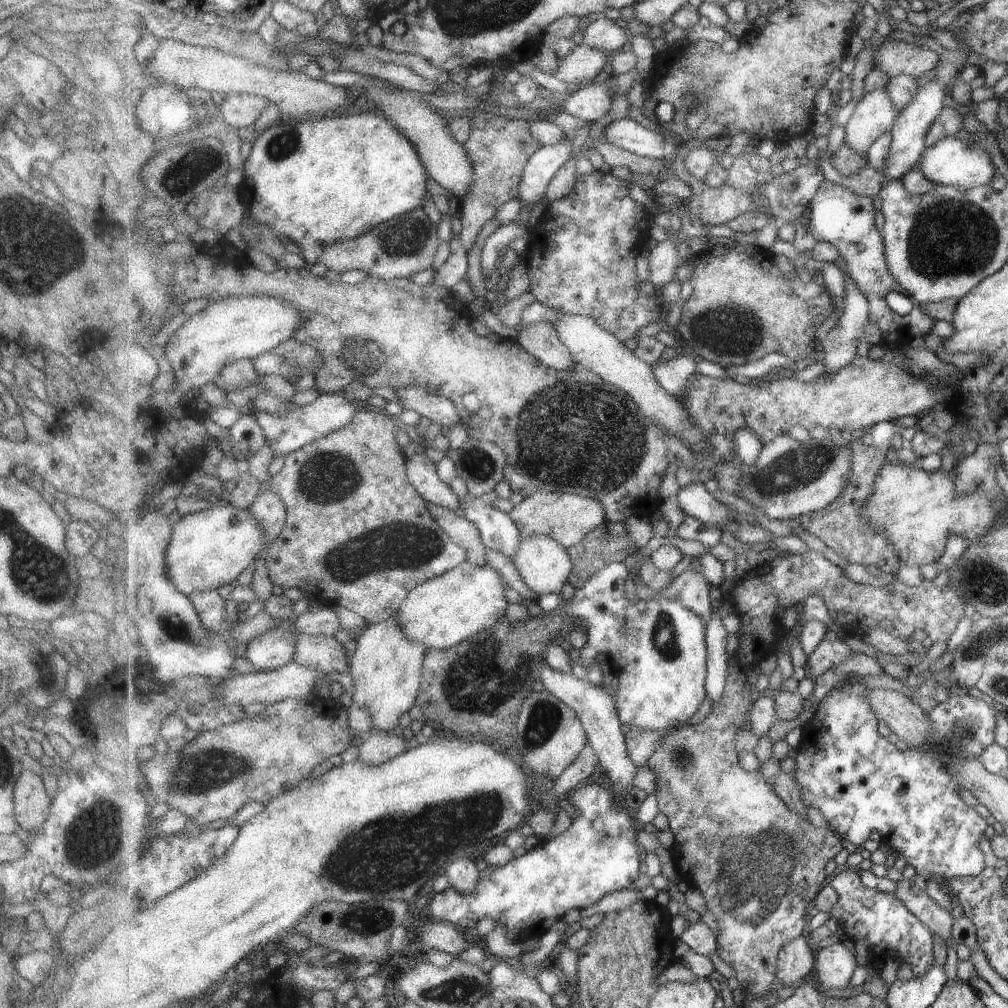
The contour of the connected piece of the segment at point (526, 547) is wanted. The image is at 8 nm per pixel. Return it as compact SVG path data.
M538 534L530 537L523 536L515 563L520 574L539 595L556 593L567 595L570 592L568 580L574 572L574 560L570 557L570 552L568 552L566 546L555 538Z

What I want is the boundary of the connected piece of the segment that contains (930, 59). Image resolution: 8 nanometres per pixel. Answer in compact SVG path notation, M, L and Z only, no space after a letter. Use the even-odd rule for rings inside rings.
M889 38L877 50L874 60L873 68L882 69L892 79L900 75L924 76L941 64L938 52Z

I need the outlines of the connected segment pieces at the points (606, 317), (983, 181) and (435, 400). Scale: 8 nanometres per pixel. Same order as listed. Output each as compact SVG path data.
M599 170L596 174L582 175L581 179L576 185L575 191L570 194L570 196L565 196L562 200L556 201L550 208L546 209L545 215L543 216L543 221L534 228L533 240L528 246L528 251L525 254L527 264L530 268L530 291L536 296L537 300L546 304L548 307L555 309L558 312L568 313L571 315L582 315L583 317L590 317L596 319L605 329L612 331L621 341L630 340L630 338L636 339L636 334L648 326L648 324L656 322L663 323L664 313L662 308L660 308L660 294L640 294L638 290L638 283L640 278L638 277L638 270L636 269L636 260L640 256L640 250L646 248L648 240L651 238L650 229L648 228L648 216L644 212L644 206L640 202L636 202L632 198L632 192L630 192L630 184L634 183L641 187L645 192L646 190L653 189L656 186L657 181L667 180L667 175L634 175L635 181L625 182L620 178L616 178L611 172L605 174L603 171Z
M954 136L940 140L938 144L928 147L920 159L918 168L932 182L939 185L956 185L965 189L990 185L998 172L992 156L987 151L980 150L973 141L959 140Z
M404 387L396 389L401 396L401 402L408 410L417 411L422 417L426 416L436 425L443 428L466 424L457 404L448 397L439 397L435 393L428 392L419 387Z

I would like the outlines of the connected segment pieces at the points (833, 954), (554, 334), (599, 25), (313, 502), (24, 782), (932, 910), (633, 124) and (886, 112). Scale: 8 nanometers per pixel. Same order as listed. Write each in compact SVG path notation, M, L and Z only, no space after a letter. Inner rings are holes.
M842 941L817 952L815 975L823 990L838 990L850 986L858 968L856 952L851 942Z
M540 321L536 324L519 326L517 329L518 339L524 348L544 364L569 371L580 366L571 353L571 348L552 323Z
M600 16L598 20L590 24L579 40L591 47L607 51L609 54L615 54L628 44L630 38L626 29L622 28L618 22Z
M362 407L361 411L358 411L357 415L345 427L335 430L328 436L313 440L310 444L299 448L286 458L283 469L274 475L270 481L273 486L272 490L279 494L286 503L289 514L284 532L268 550L268 568L275 584L279 584L283 588L299 588L308 594L312 602L320 606L345 606L367 619L371 625L375 625L398 614L410 592L418 585L445 575L447 572L458 568L459 564L468 561L469 554L466 547L452 540L444 527L434 520L428 504L424 504L425 497L422 496L417 485L410 480L409 468L407 467L408 458L402 451L402 446L398 444L398 429L400 426L401 423L398 418L388 413L374 412L374 410L367 410Z
M22 771L14 783L13 805L15 810L15 819L19 826L29 831L36 830L48 818L51 798L46 794L42 776L39 771Z
M902 879L897 883L897 891L894 893L900 897L909 909L932 929L936 937L944 939L950 946L954 944L954 923L948 910L944 910L926 890L914 885L910 879Z
M630 117L612 122L604 136L624 150L650 157L651 159L664 159L671 148L662 134L645 128L643 123L638 123Z
M876 89L854 109L846 126L845 144L859 153L867 153L878 139L893 131L900 114L889 89Z

